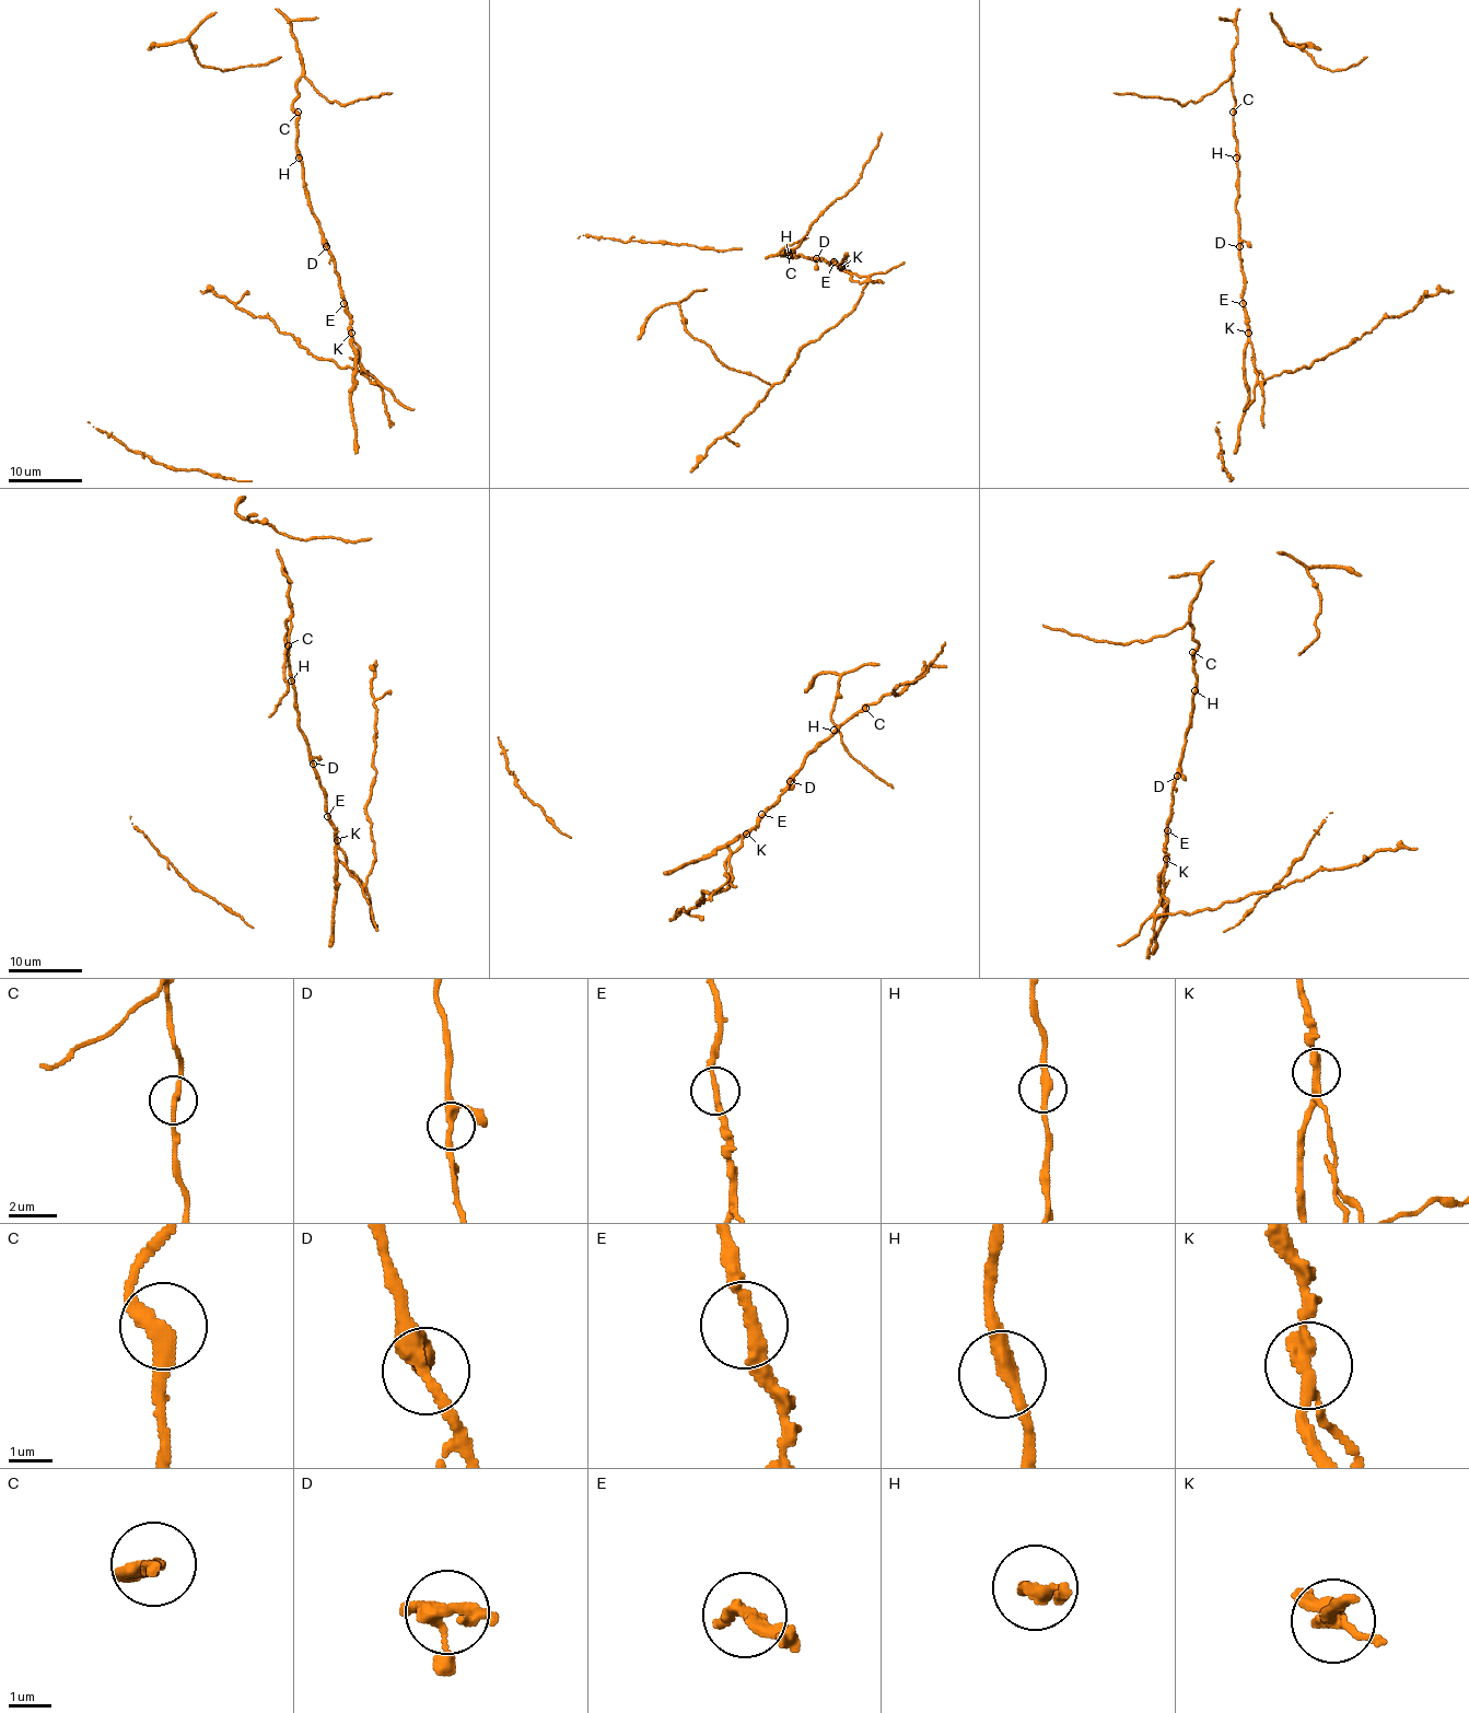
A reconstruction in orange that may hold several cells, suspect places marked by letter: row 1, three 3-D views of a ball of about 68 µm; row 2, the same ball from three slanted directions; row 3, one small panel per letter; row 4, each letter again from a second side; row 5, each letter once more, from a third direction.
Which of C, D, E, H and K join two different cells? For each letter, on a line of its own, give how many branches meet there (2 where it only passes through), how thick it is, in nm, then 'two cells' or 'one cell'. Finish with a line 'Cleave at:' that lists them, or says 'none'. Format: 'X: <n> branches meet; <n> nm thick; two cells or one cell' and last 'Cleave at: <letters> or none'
C: 2 branches meet; 280 nm thick; one cell
D: 3 branches meet; 240 nm thick; one cell
E: 2 branches meet; 240 nm thick; one cell
H: 2 branches meet; 320 nm thick; one cell
K: 2 branches meet; 320 nm thick; two cells
Cleave at: K

